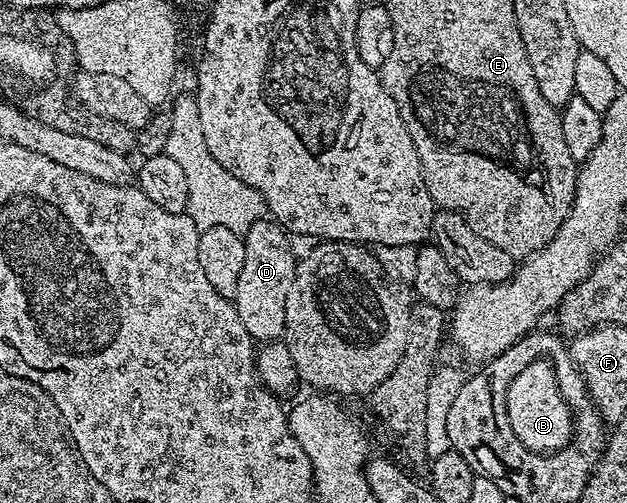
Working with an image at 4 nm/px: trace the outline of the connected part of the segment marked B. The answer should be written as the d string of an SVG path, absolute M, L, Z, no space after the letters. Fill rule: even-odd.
M539 359L518 371L505 389L508 420L515 438L532 453L551 454L570 443L574 430L571 408L564 402L555 376L555 368L546 360Z

